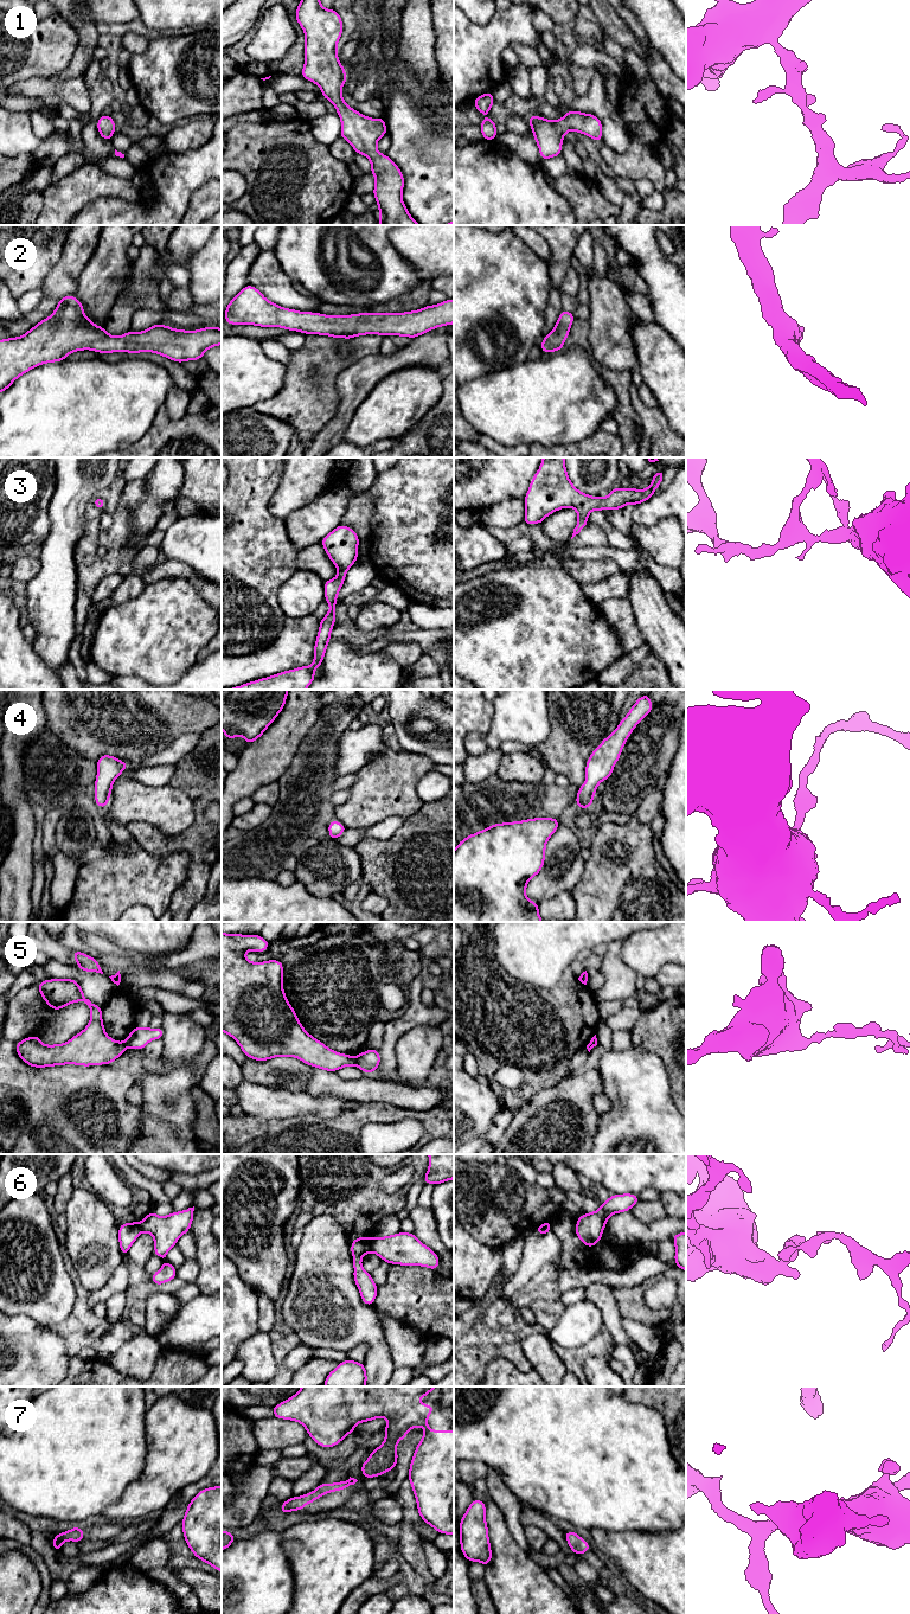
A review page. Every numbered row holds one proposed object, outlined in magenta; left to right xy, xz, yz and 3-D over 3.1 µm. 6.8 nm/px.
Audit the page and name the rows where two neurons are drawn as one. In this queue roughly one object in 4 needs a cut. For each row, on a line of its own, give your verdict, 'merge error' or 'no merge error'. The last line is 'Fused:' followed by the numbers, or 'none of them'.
1: no merge error
2: no merge error
3: no merge error
4: no merge error
5: merge error
6: merge error
7: no merge error
Fused: 5, 6

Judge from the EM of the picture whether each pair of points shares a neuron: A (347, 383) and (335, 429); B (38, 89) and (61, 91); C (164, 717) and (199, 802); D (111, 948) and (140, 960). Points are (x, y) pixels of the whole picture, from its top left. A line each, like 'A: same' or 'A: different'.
A: same
B: same
C: different
D: same

